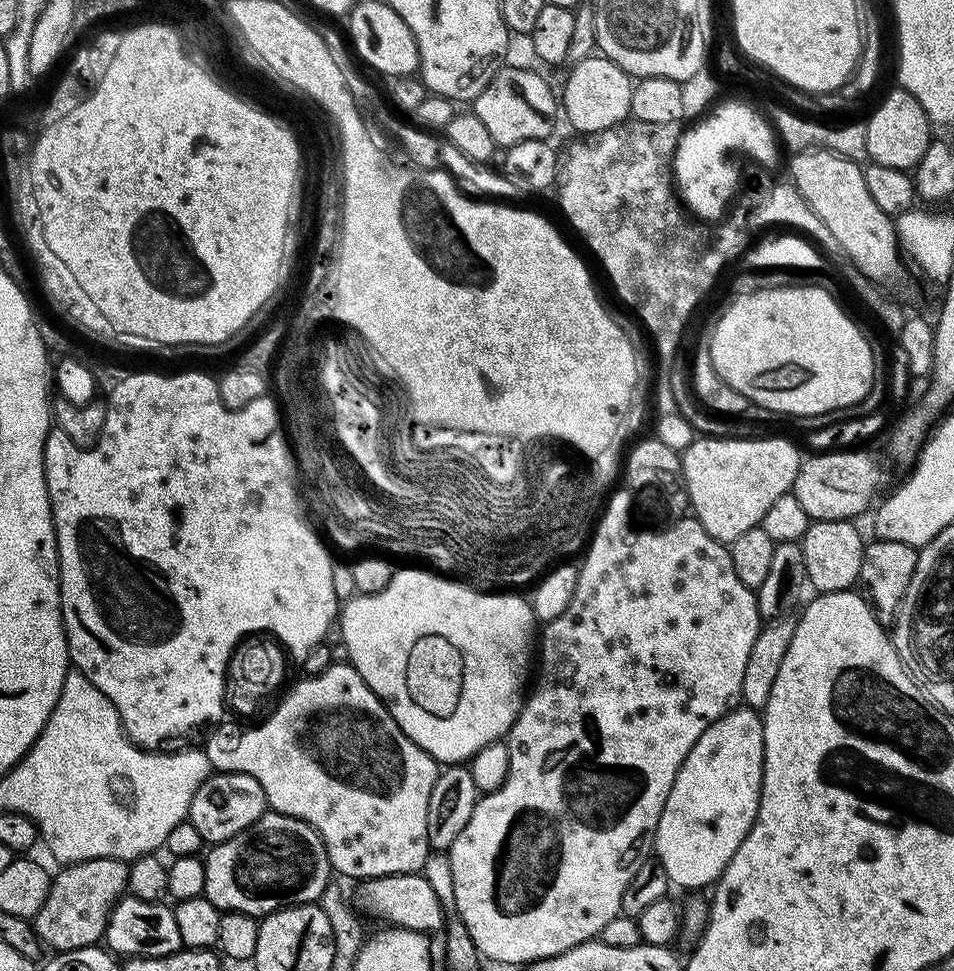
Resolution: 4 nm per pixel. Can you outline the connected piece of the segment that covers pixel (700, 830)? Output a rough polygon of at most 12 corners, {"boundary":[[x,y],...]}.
{"boundary":[[763,717],[715,720],[654,837],[680,888],[715,885],[752,829]]}

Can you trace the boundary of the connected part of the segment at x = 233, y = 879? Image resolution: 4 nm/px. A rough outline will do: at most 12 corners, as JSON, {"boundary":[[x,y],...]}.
{"boundary":[[268,814],[203,857],[204,896],[257,918],[333,876],[305,820]]}

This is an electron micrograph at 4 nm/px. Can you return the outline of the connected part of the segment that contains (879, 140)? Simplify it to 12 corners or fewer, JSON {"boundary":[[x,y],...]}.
{"boundary":[[896,92],[866,120],[867,159],[915,169],[934,139],[918,98]]}

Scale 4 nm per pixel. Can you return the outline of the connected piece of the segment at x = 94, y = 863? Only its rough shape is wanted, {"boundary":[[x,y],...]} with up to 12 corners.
{"boundary":[[129,865],[61,867],[32,919],[61,952],[99,945]]}

